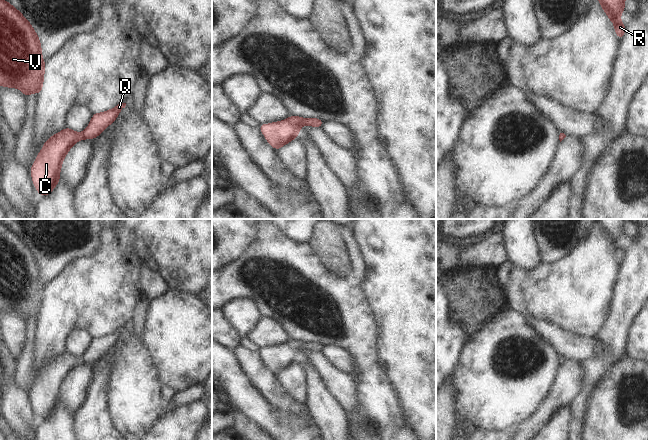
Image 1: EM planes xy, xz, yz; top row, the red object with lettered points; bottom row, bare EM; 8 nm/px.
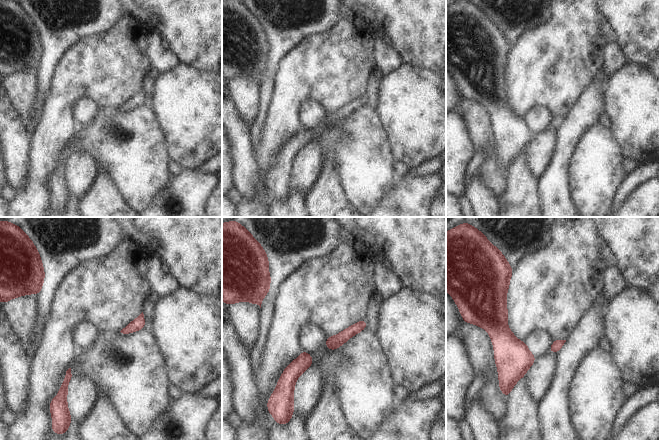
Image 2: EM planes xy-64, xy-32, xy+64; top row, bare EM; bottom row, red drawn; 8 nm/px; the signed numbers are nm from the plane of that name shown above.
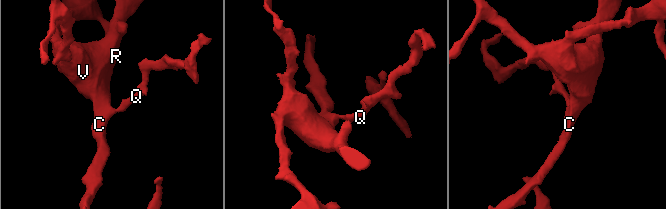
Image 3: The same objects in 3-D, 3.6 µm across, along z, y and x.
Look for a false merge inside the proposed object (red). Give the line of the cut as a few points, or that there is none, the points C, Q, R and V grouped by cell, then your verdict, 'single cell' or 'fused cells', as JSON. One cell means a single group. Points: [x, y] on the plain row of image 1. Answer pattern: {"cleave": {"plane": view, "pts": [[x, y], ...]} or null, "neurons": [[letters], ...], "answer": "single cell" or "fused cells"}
{"cleave": null, "neurons": [["C", "Q", "R", "V"]], "answer": "single cell"}

